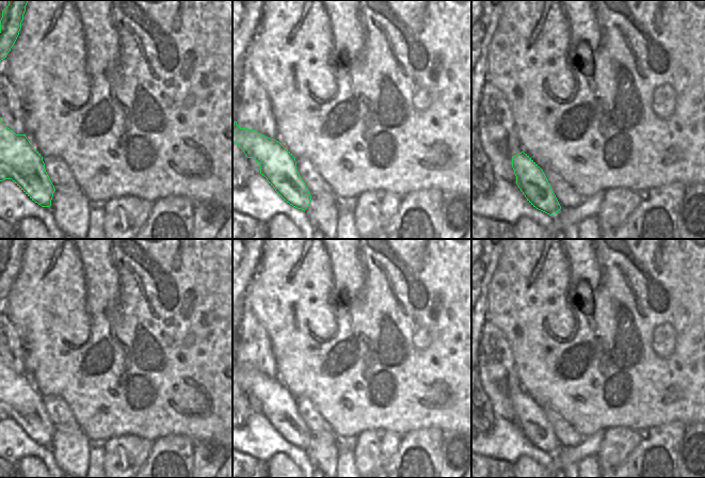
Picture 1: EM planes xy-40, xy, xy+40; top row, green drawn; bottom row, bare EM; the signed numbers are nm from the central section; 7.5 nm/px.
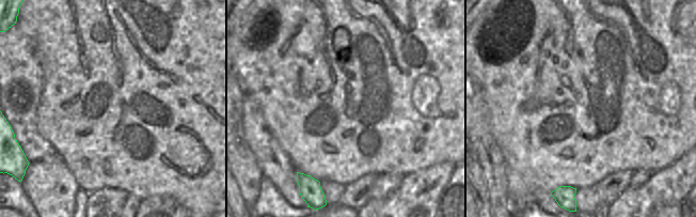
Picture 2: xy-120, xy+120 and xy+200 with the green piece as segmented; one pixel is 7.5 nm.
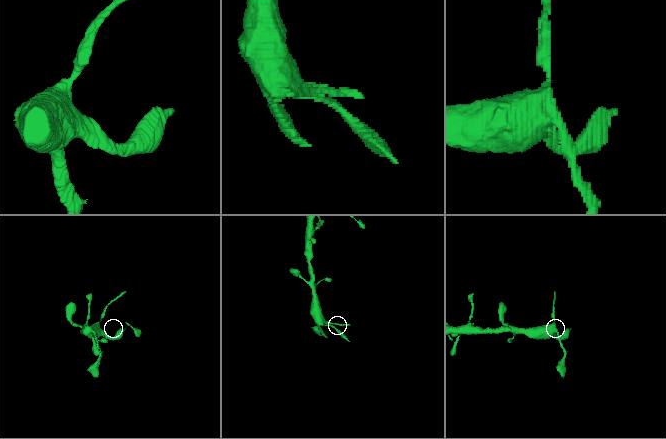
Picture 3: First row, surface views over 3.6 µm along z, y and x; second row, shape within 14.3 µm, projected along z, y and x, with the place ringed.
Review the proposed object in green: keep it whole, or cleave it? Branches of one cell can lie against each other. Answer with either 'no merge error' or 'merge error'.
no merge error

